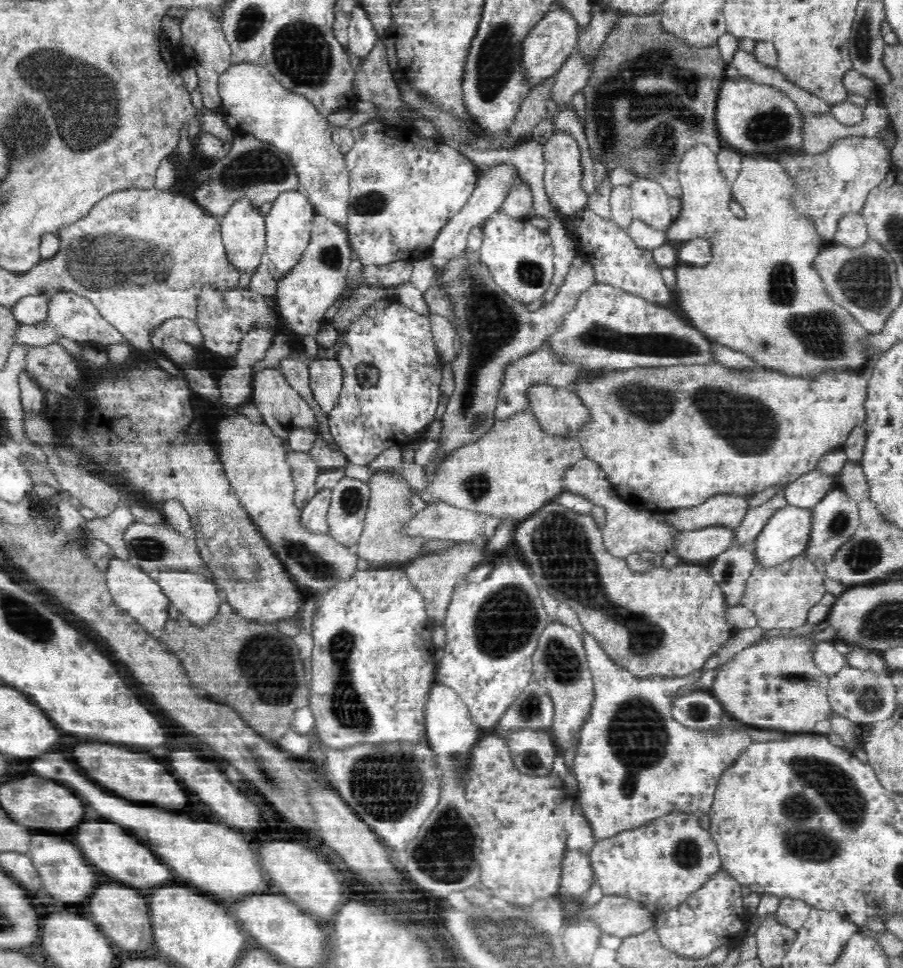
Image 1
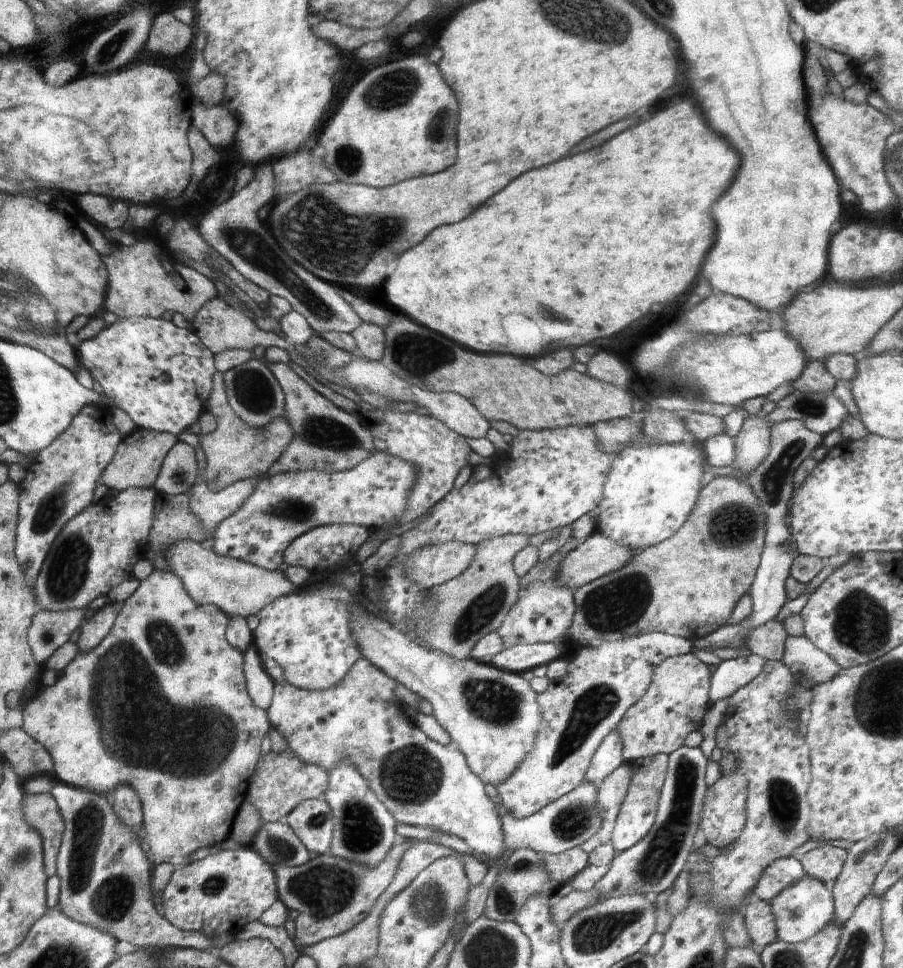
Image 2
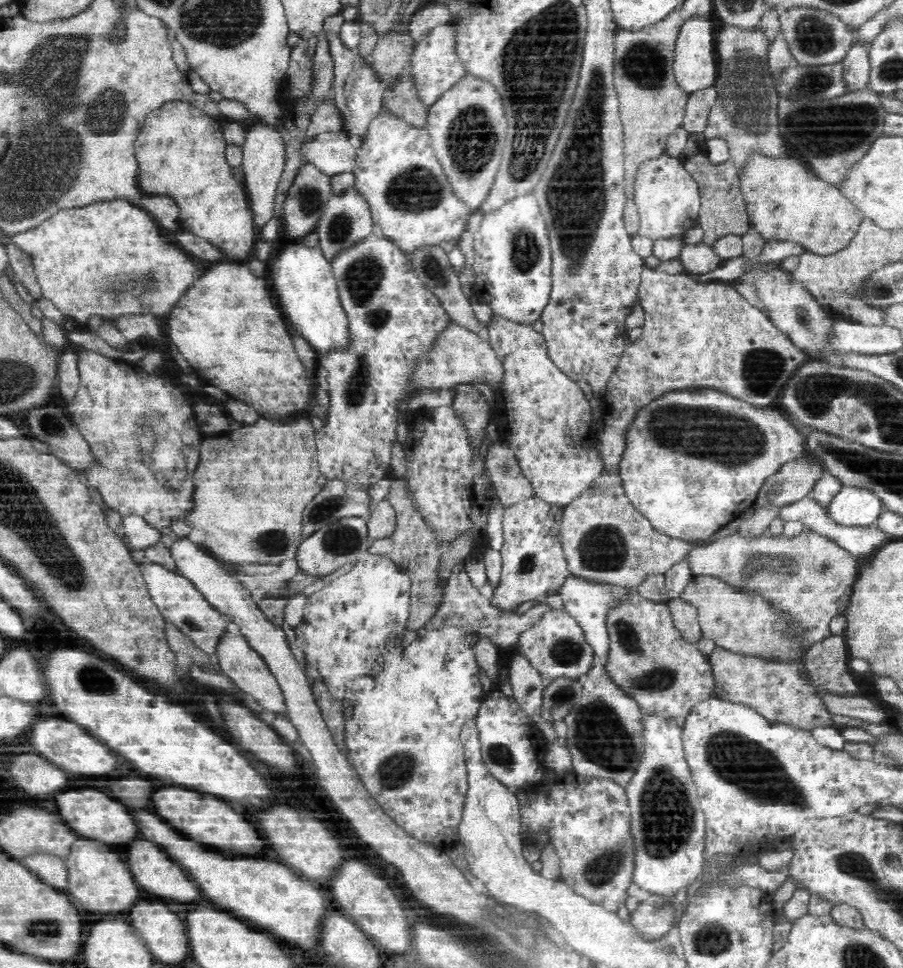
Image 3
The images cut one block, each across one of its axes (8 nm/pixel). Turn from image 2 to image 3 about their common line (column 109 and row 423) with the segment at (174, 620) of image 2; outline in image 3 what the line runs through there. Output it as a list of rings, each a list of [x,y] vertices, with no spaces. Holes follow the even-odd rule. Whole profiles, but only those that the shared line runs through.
[[[716,390],[672,392],[638,414],[619,465],[620,477],[631,504],[656,530],[697,543],[754,509],[766,480],[780,473],[790,460],[805,455],[805,438],[802,429],[778,410],[752,406]]]

